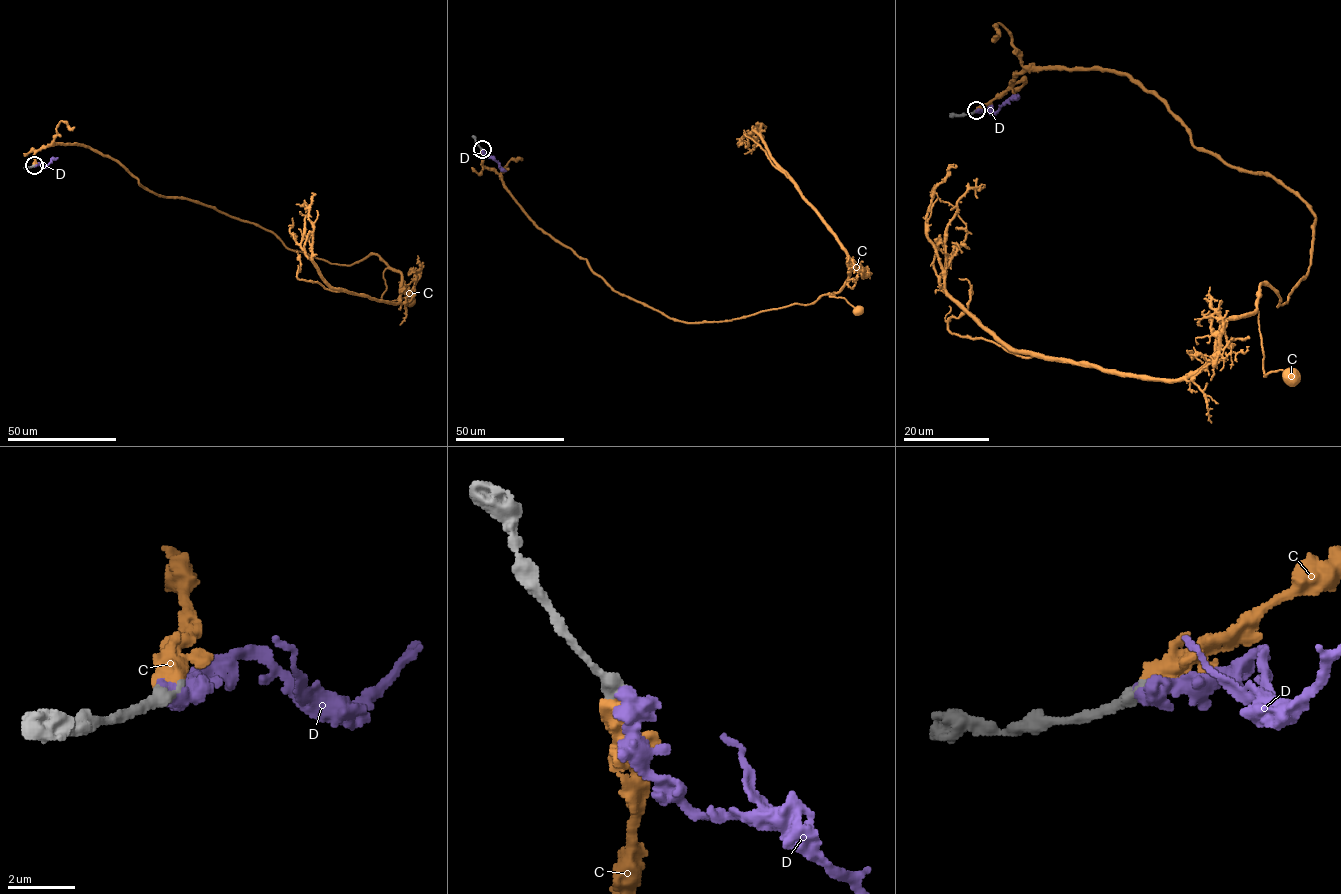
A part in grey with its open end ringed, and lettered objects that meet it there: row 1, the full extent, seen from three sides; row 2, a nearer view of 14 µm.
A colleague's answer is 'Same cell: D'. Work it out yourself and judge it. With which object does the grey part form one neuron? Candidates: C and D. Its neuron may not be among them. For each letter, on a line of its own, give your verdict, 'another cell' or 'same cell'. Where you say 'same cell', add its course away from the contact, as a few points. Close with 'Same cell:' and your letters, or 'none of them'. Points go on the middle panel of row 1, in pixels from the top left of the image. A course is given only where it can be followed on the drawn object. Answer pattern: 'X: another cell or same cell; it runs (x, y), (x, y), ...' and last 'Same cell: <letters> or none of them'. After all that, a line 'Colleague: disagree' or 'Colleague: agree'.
C: same cell; it runs (482, 149), (482, 165), (538, 227), (615, 291), (670, 318), (732, 320), (836, 293), (829, 296), (858, 310)
D: another cell
Same cell: C
Colleague: disagree

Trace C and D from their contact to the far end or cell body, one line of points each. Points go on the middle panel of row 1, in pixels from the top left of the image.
C: (482, 149), (482, 165), (538, 227), (615, 291), (670, 318), (732, 320), (836, 293), (829, 296), (858, 310)
D: (482, 149), (506, 171)

